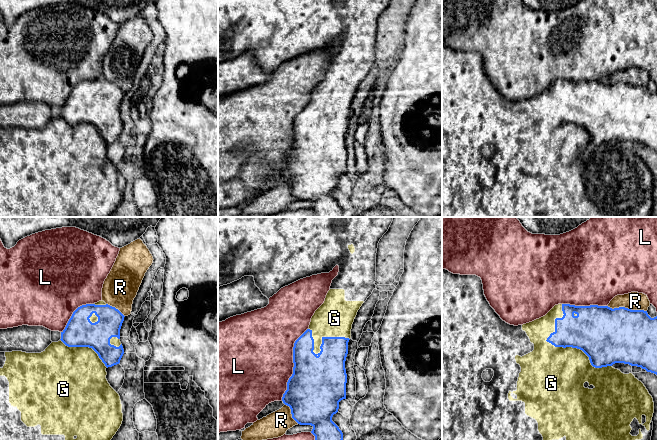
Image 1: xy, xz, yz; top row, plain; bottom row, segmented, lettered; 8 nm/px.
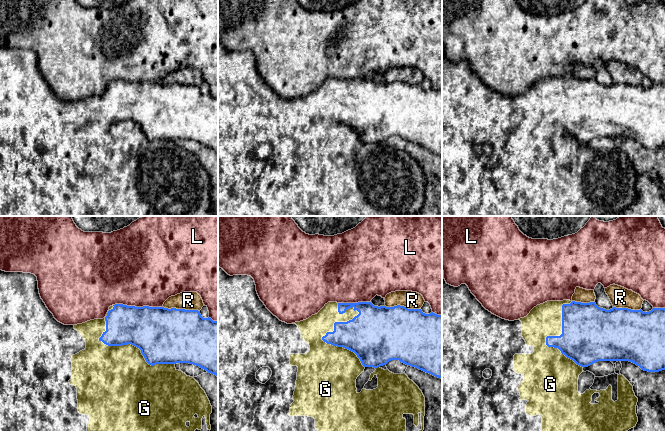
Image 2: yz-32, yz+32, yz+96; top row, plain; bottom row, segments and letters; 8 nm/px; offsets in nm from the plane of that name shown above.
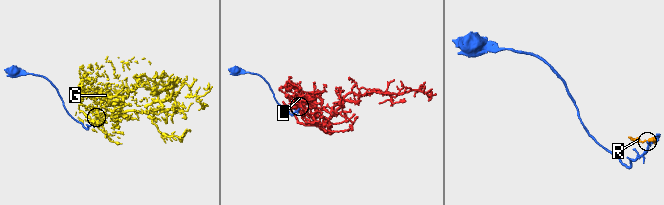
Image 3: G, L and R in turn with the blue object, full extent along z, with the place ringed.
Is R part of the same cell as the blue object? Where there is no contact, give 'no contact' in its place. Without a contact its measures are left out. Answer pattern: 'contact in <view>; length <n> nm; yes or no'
contact in yz; length 320 nm; no

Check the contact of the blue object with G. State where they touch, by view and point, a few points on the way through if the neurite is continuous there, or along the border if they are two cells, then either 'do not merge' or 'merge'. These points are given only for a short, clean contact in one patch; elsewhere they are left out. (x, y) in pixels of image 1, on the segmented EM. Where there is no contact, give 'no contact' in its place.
meets blue in yz at (561, 346); merge

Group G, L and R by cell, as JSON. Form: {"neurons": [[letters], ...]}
{"neurons": [["G"], ["L"], ["R"]]}

